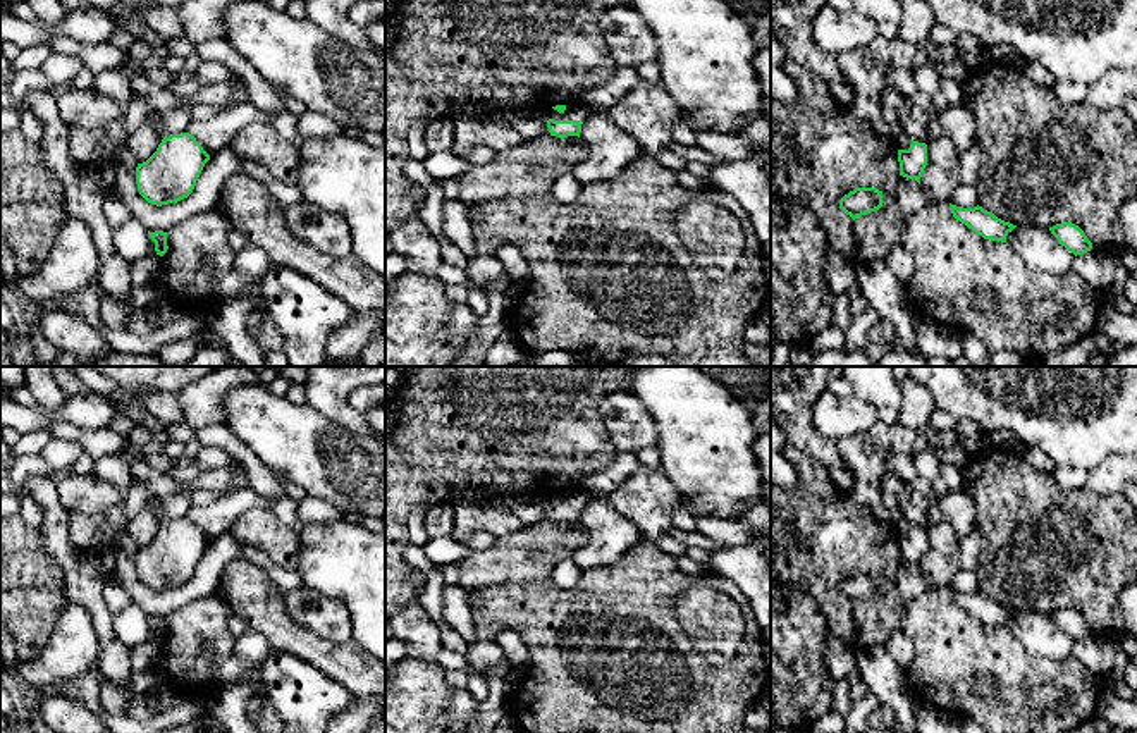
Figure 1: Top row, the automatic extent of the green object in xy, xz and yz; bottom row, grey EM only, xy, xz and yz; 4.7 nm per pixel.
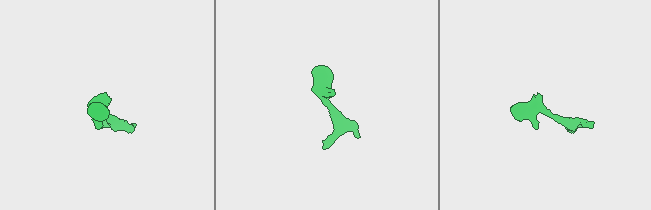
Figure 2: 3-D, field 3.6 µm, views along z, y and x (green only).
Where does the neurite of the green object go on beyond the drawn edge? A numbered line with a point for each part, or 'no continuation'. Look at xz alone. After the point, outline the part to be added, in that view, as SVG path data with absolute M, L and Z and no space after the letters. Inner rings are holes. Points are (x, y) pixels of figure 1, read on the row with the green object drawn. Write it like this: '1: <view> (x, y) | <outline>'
1: xz (573, 112) | M581 103L580 105L566 105L566 110L562 114L559 114L552 107L545 107L545 108L538 110L538 115L540 115L542 122L544 122L545 136L552 136L549 132L549 127L547 127L549 119L585 122L588 114L590 114L590 110L587 107L583 107Z

